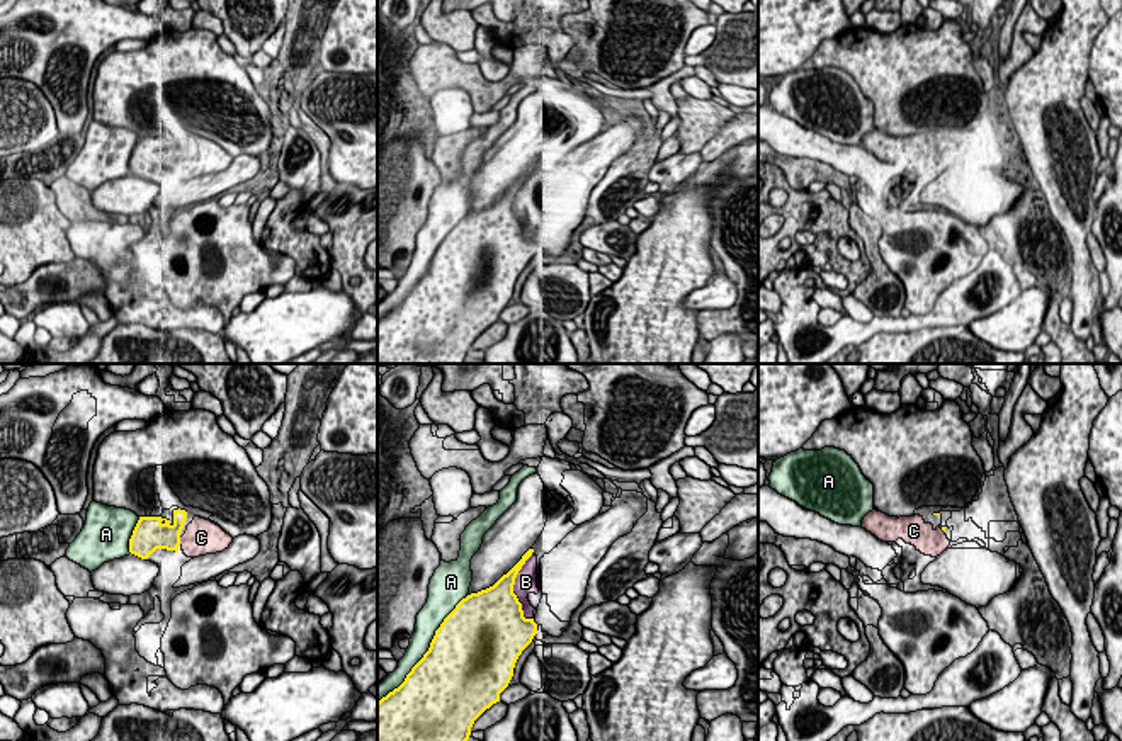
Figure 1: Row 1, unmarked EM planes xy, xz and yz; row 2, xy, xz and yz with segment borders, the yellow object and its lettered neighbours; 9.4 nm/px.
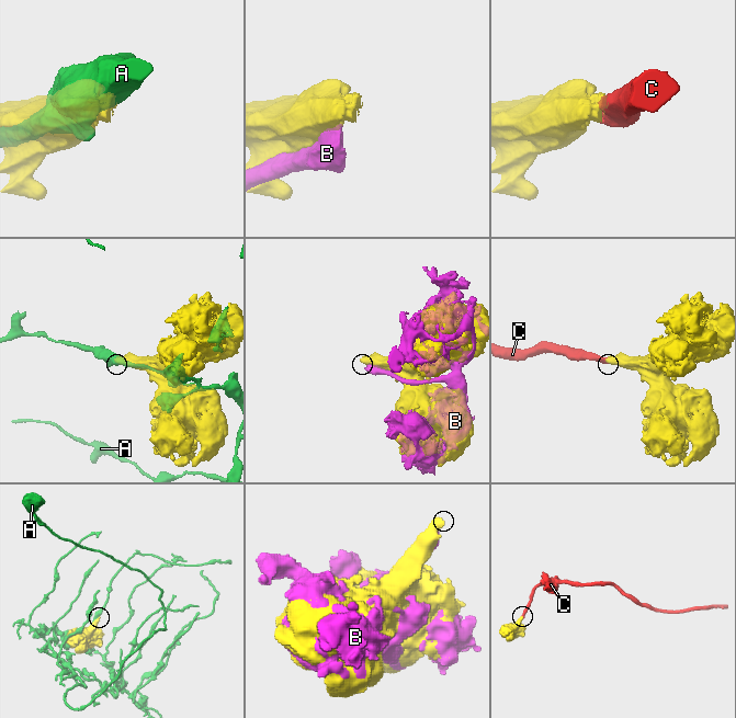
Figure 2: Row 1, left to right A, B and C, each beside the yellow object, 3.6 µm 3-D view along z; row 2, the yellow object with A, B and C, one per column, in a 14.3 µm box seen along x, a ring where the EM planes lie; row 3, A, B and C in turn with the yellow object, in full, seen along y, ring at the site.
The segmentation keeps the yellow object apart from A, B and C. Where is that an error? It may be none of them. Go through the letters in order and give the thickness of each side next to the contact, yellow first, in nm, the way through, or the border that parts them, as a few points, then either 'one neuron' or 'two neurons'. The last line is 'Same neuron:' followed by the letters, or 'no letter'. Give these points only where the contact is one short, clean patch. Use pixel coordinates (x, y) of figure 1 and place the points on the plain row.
A: calibres 500 and 200 nm; two neurons
B: calibres 420 and 220 nm; two neurons
C: calibres 280 and 320 nm; one neuron
Same neuron: C

